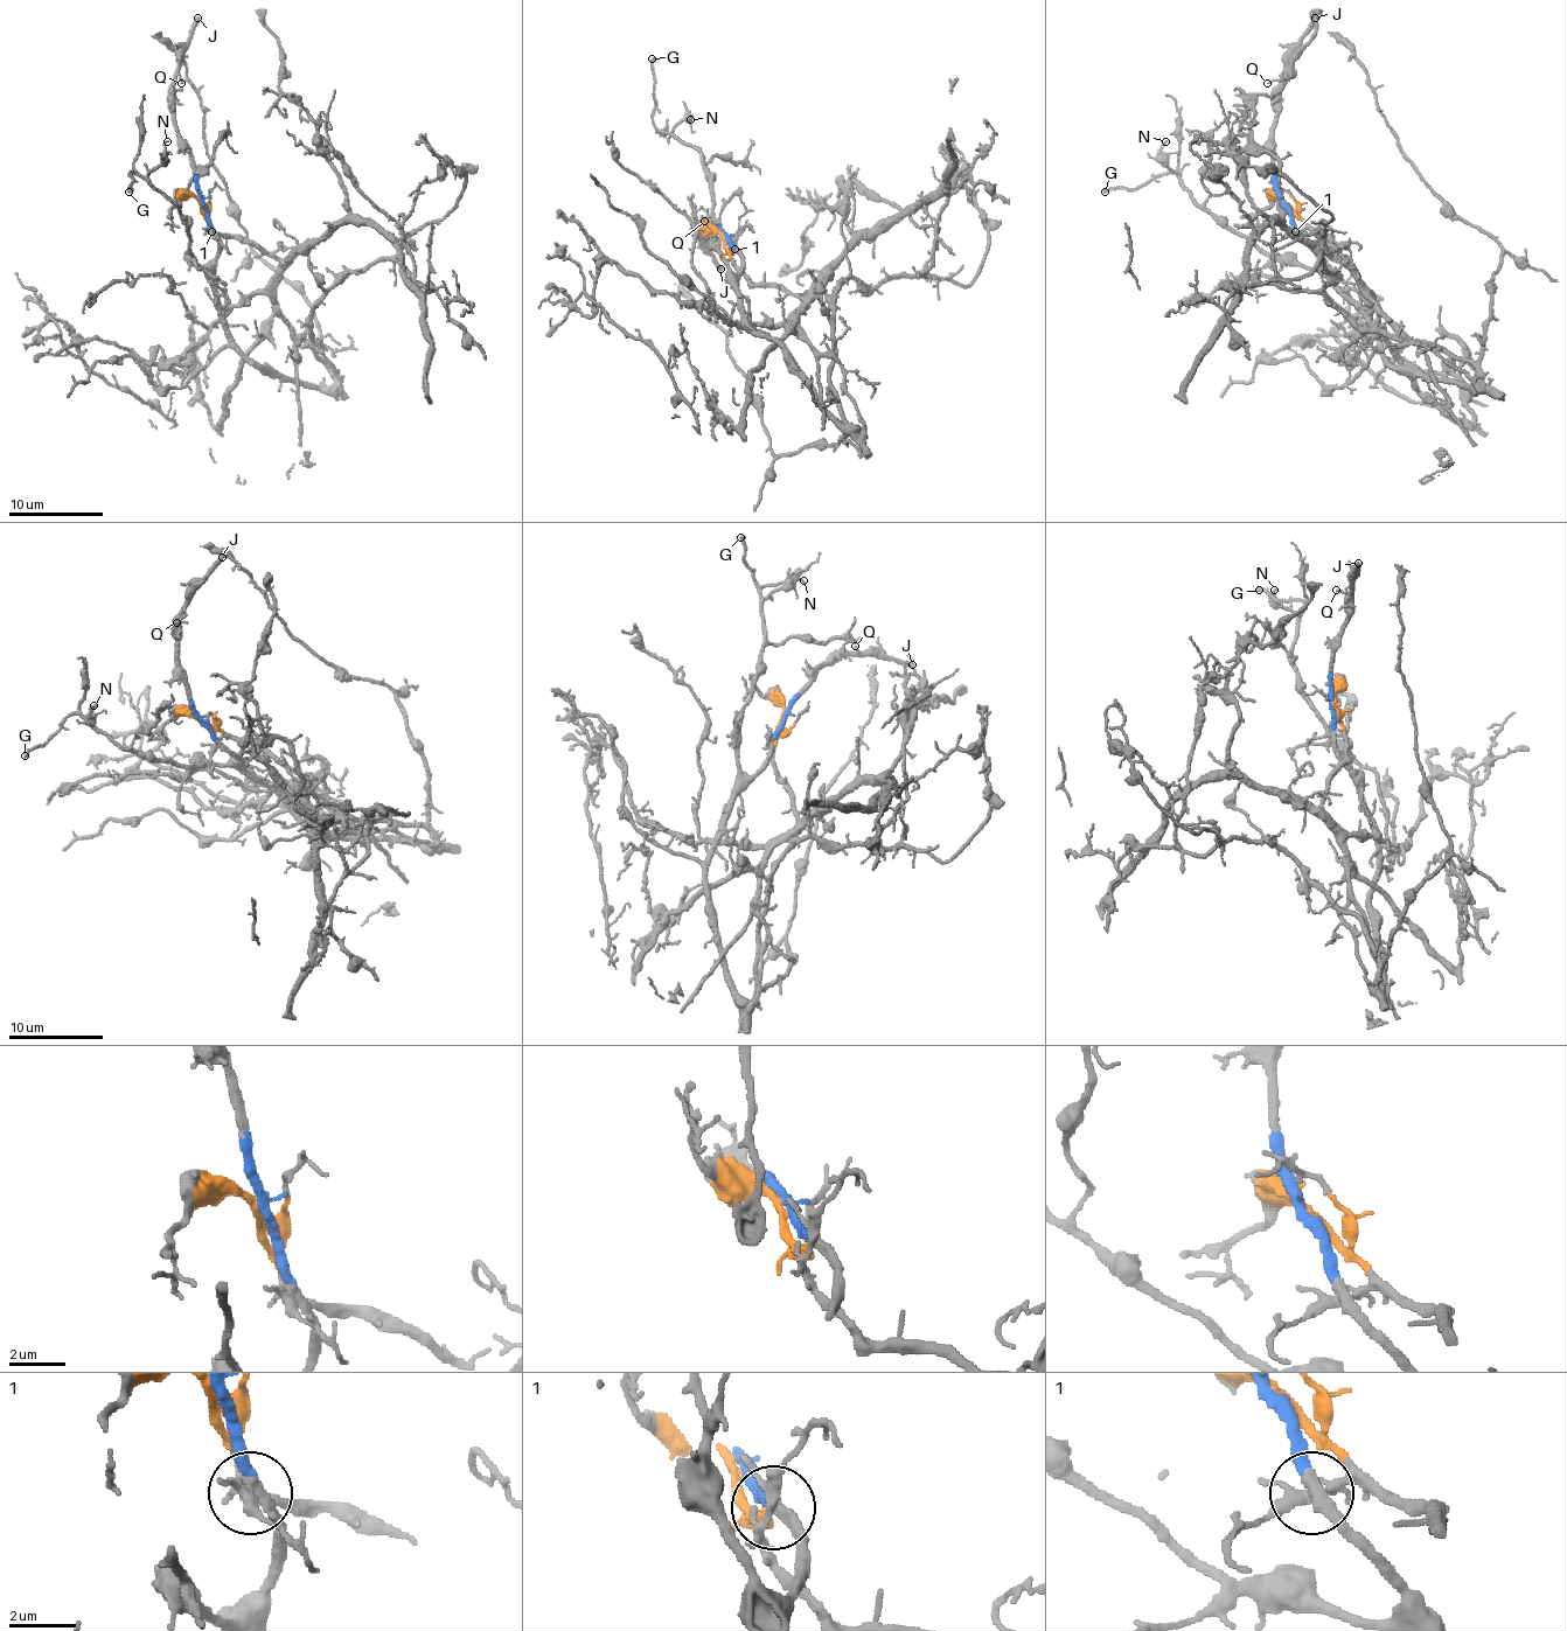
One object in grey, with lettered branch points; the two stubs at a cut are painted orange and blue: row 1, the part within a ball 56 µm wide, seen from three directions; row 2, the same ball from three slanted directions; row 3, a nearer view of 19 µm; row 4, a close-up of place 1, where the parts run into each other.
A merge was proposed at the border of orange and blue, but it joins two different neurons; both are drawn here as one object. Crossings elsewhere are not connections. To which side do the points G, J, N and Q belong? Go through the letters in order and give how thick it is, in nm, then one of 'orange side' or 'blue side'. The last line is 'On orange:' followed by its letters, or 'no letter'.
G: 280 nm thick; blue side
J: 320 nm thick; blue side
N: 120 nm thick; blue side
Q: 100 nm thick; blue side
On orange: no letter

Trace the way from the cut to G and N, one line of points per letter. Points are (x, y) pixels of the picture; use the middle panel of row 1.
G: (724, 236), (740, 255), (740, 271), (731, 269), (719, 248), (711, 172), (695, 148), (657, 127), (653, 58)
N: (724, 236), (740, 255), (740, 271), (719, 248), (711, 172), (671, 132), (686, 114), (690, 120)

